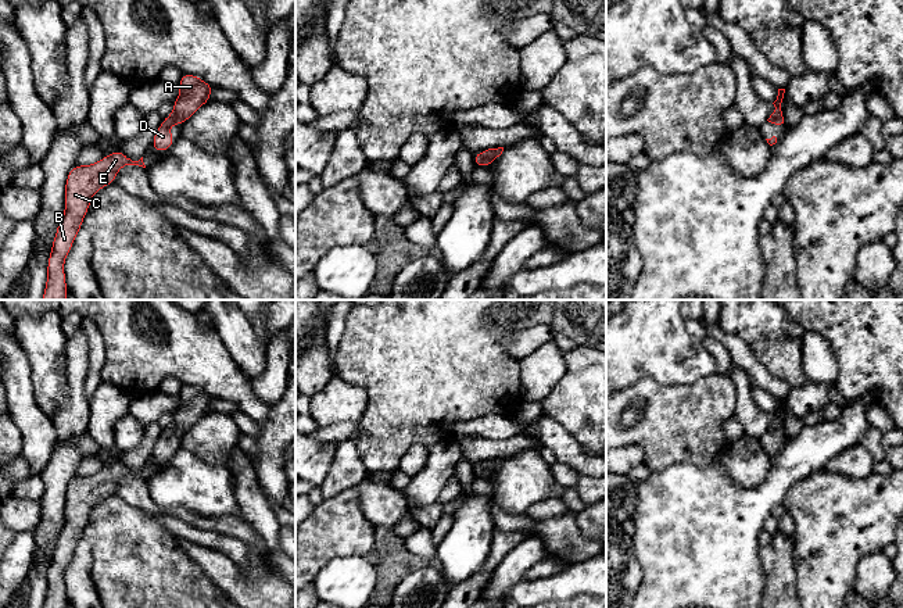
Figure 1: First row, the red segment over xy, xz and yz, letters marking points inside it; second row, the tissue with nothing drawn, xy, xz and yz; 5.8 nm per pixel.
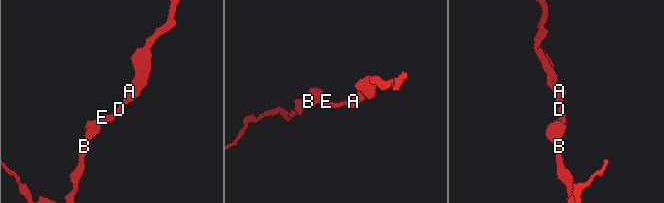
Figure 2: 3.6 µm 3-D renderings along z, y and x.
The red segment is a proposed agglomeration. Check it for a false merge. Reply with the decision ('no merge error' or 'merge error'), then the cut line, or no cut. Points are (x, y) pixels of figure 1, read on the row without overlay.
no merge error; cut none

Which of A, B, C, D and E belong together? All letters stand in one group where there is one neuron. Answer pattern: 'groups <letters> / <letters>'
groups A B C D E

